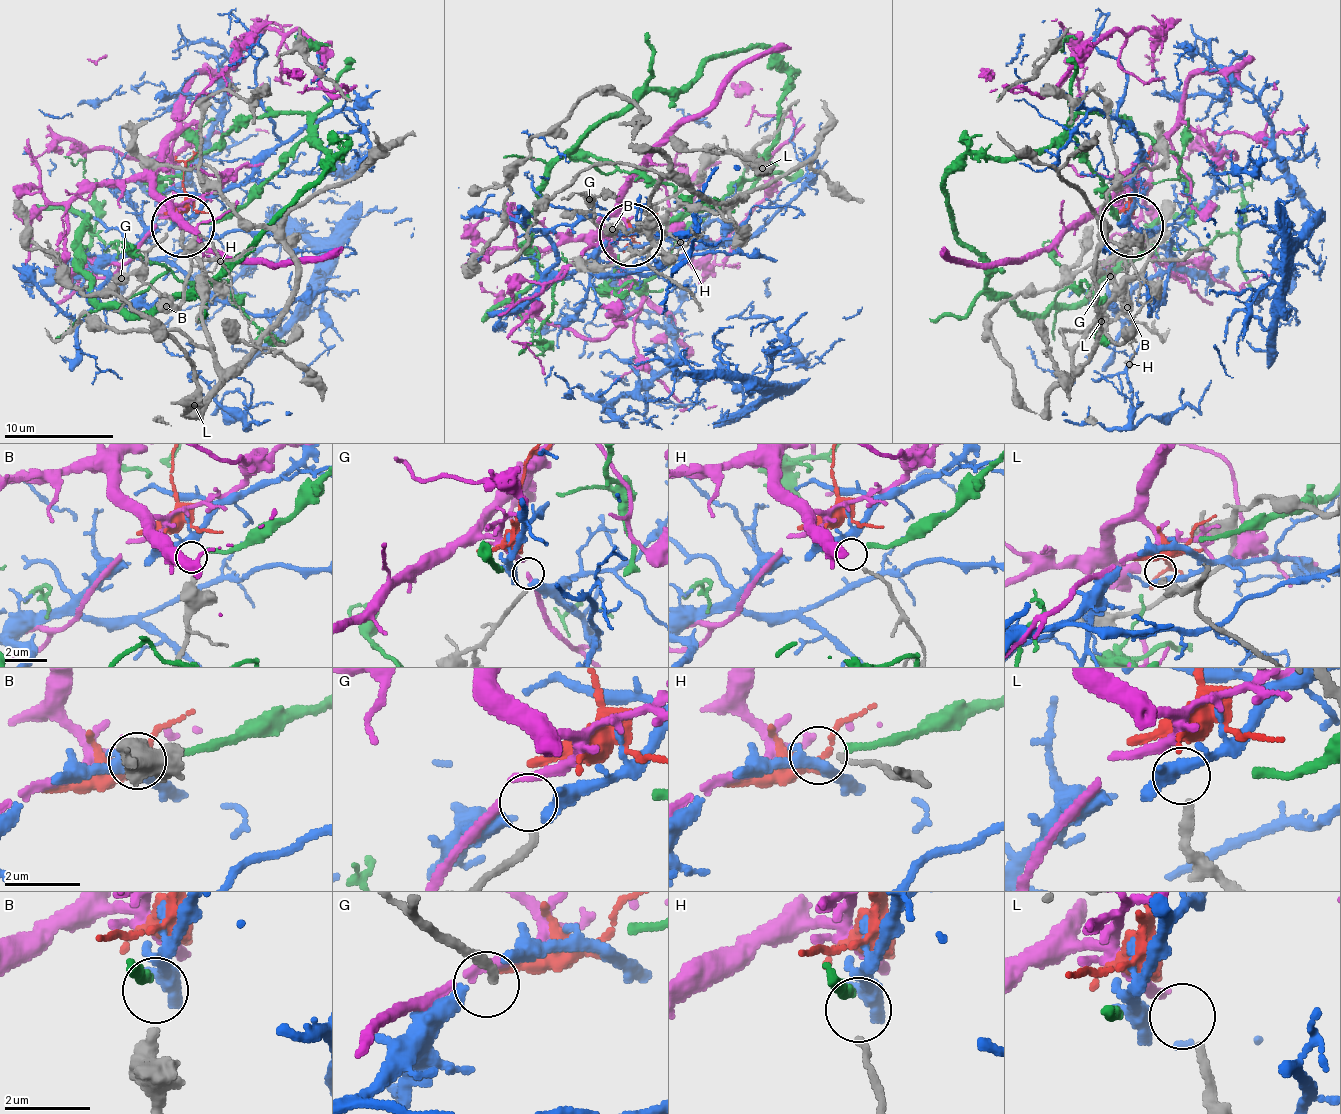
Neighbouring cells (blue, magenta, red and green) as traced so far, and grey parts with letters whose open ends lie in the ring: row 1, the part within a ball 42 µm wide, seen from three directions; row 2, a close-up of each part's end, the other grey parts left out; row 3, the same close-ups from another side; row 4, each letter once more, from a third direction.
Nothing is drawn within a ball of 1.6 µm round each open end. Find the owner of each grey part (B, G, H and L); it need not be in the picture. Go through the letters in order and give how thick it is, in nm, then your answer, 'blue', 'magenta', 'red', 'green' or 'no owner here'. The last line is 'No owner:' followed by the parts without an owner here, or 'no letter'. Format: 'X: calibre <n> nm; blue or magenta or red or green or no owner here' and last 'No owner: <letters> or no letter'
B: calibre 460 nm; green
G: calibre 220 nm; magenta
H: calibre 140 nm; no owner here
L: calibre 240 nm; no owner here
No owner: H, L

